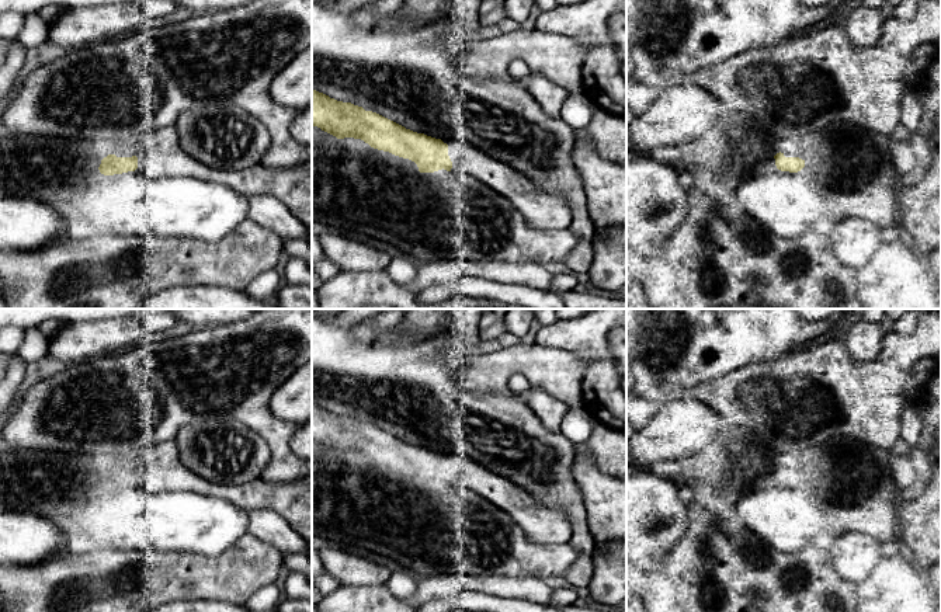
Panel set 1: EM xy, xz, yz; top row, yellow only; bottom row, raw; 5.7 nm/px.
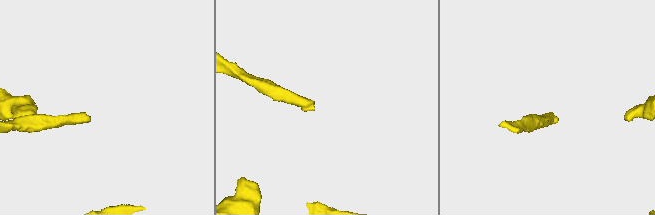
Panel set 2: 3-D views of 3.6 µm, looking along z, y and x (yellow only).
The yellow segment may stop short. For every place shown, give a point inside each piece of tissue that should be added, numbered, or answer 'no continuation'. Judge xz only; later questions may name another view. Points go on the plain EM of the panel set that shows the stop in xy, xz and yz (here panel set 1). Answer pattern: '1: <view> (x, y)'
1: xz (474, 477)

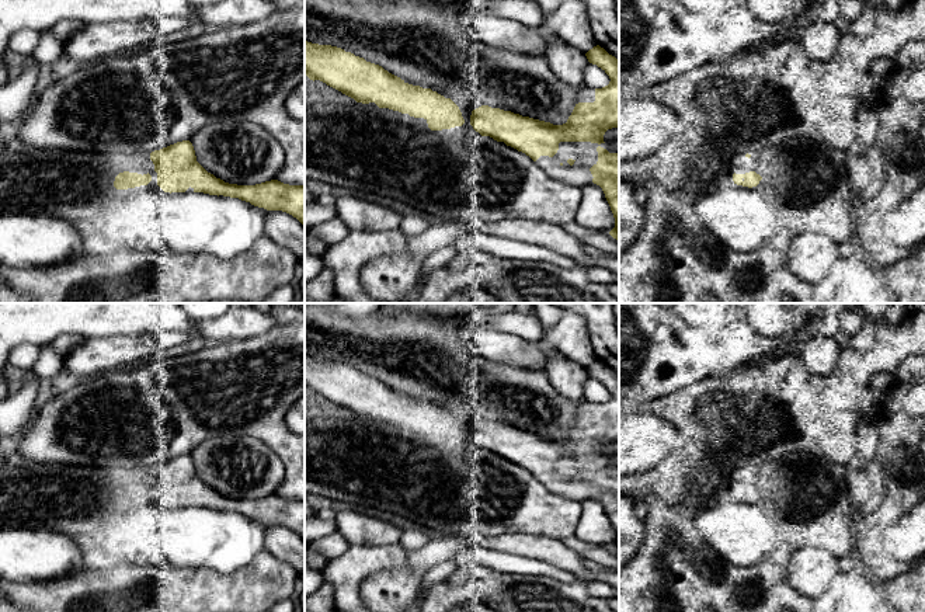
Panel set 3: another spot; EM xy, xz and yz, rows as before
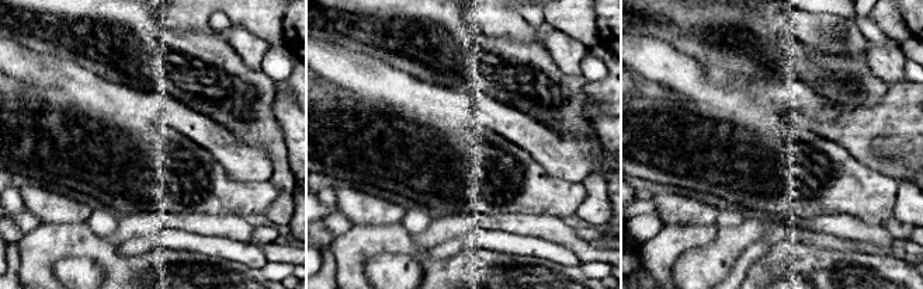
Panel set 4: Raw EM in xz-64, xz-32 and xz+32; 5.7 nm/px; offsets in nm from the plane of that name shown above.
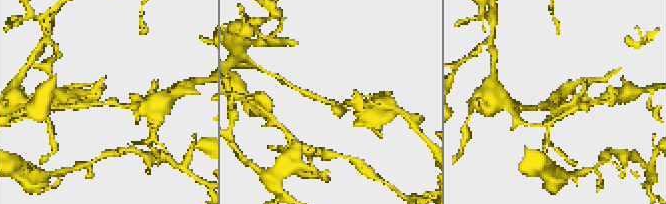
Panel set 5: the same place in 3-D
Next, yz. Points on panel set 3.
no continuation

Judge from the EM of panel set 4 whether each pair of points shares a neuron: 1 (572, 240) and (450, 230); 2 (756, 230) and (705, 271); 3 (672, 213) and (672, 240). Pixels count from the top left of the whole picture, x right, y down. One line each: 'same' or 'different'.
1: same
2: same
3: different

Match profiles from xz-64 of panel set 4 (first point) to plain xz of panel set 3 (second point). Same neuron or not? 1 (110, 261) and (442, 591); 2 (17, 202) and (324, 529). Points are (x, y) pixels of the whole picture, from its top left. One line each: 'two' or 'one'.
1: one
2: two

